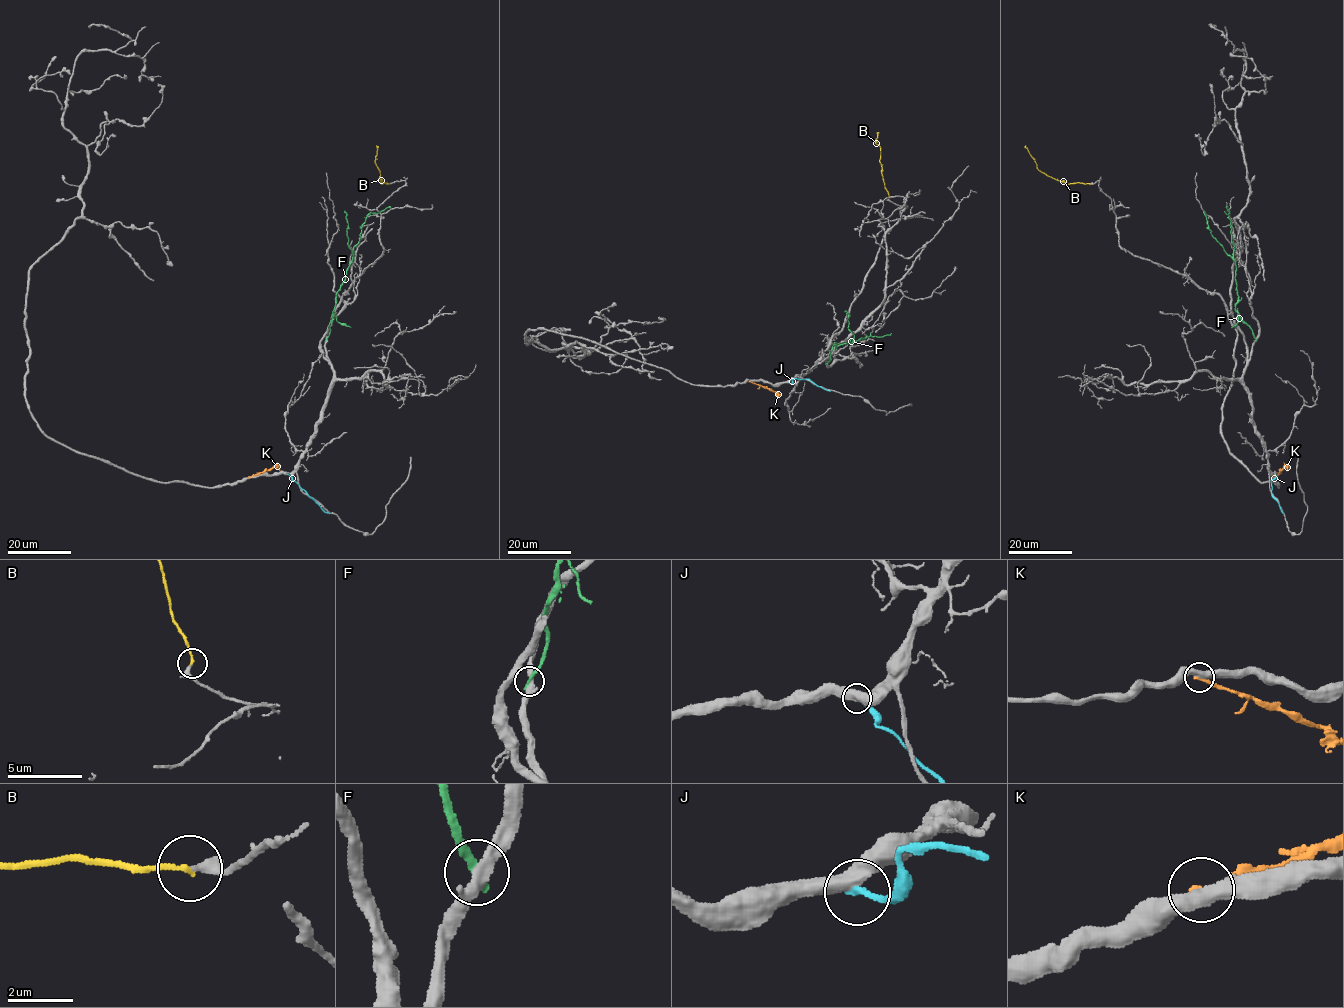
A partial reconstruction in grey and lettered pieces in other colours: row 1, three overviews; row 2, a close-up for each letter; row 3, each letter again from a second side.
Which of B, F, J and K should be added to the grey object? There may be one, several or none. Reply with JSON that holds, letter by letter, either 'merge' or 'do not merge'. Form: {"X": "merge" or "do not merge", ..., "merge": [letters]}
{"B": "merge", "F": "do not merge", "J": "do not merge", "K": "do not merge", "merge": ["B"]}

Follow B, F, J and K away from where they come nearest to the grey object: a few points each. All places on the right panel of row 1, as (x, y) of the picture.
B: (1089, 184), (1066, 184), (1049, 176), (1037, 168), (1024, 146)
F: (1256, 339), (1235, 308), (1238, 295), (1236, 262), (1229, 211), (1225, 207)
J: (1275, 474), (1271, 482), (1271, 495), (1283, 513)
K: (1274, 477), (1284, 466), (1286, 470)

